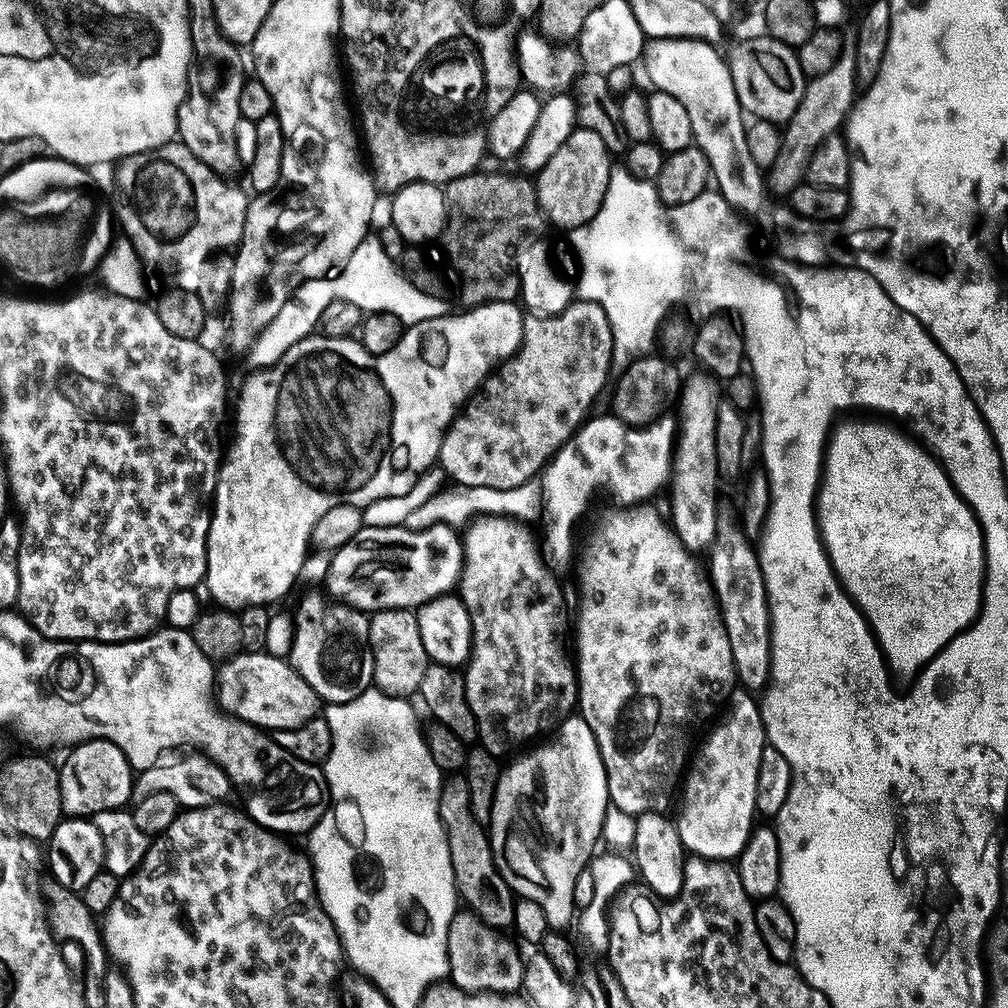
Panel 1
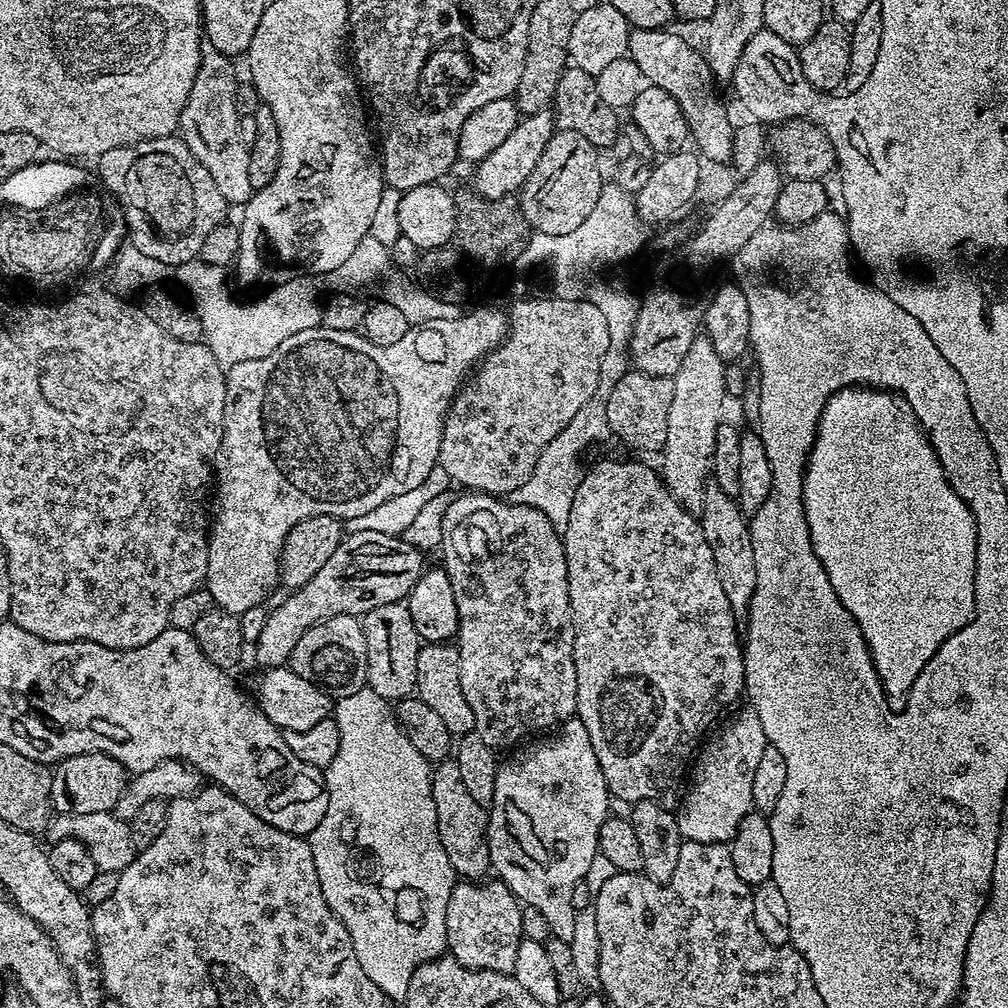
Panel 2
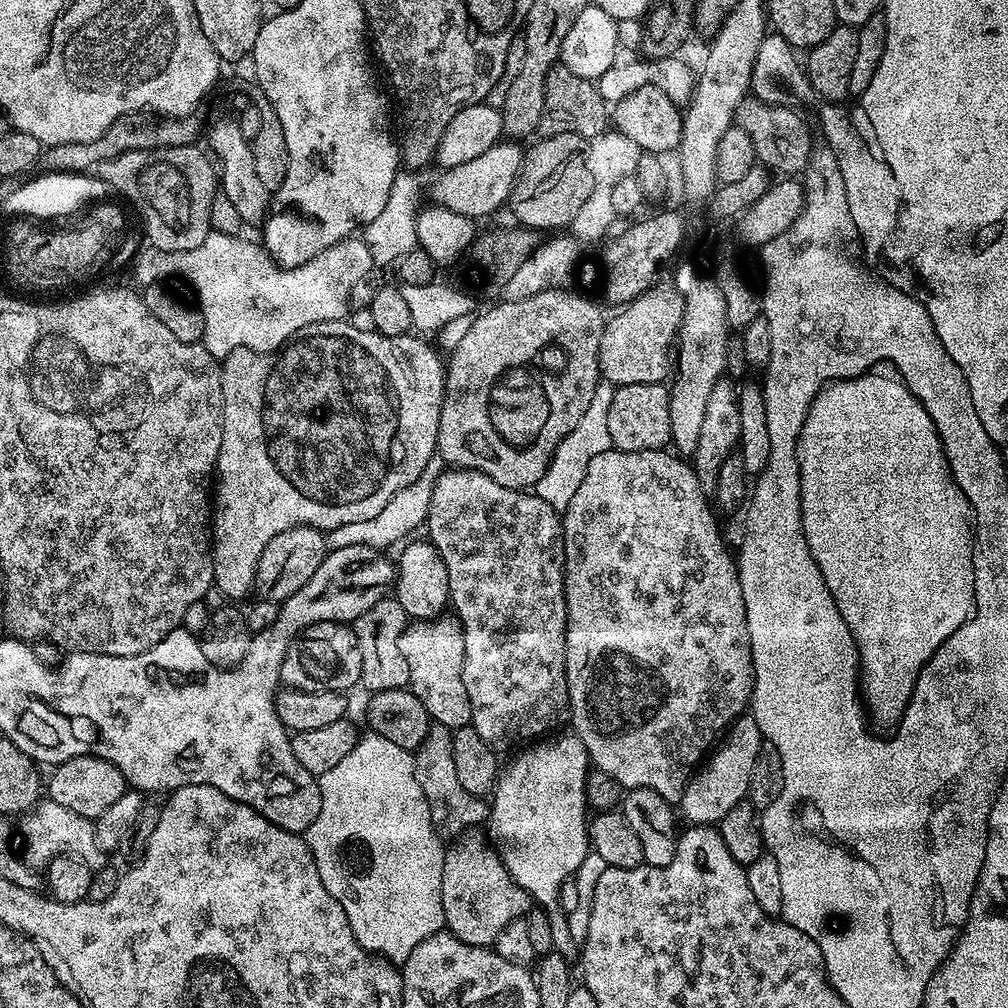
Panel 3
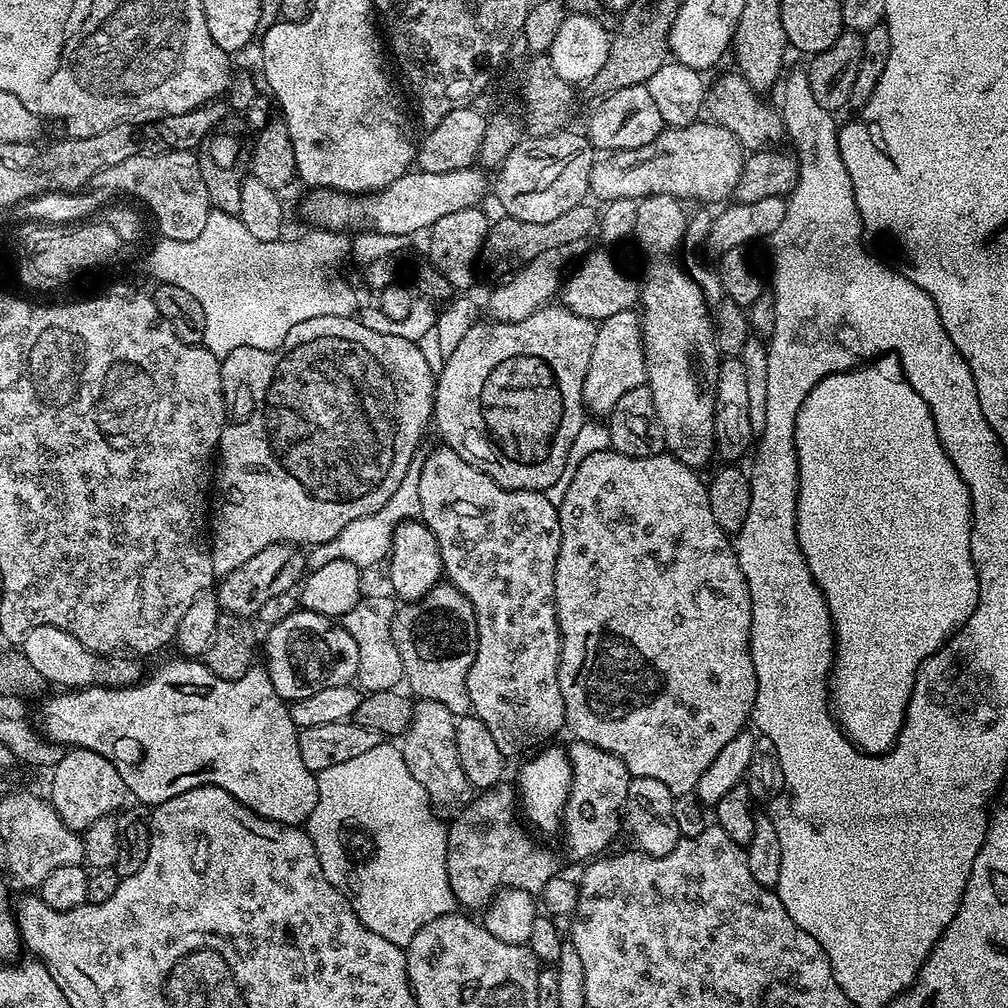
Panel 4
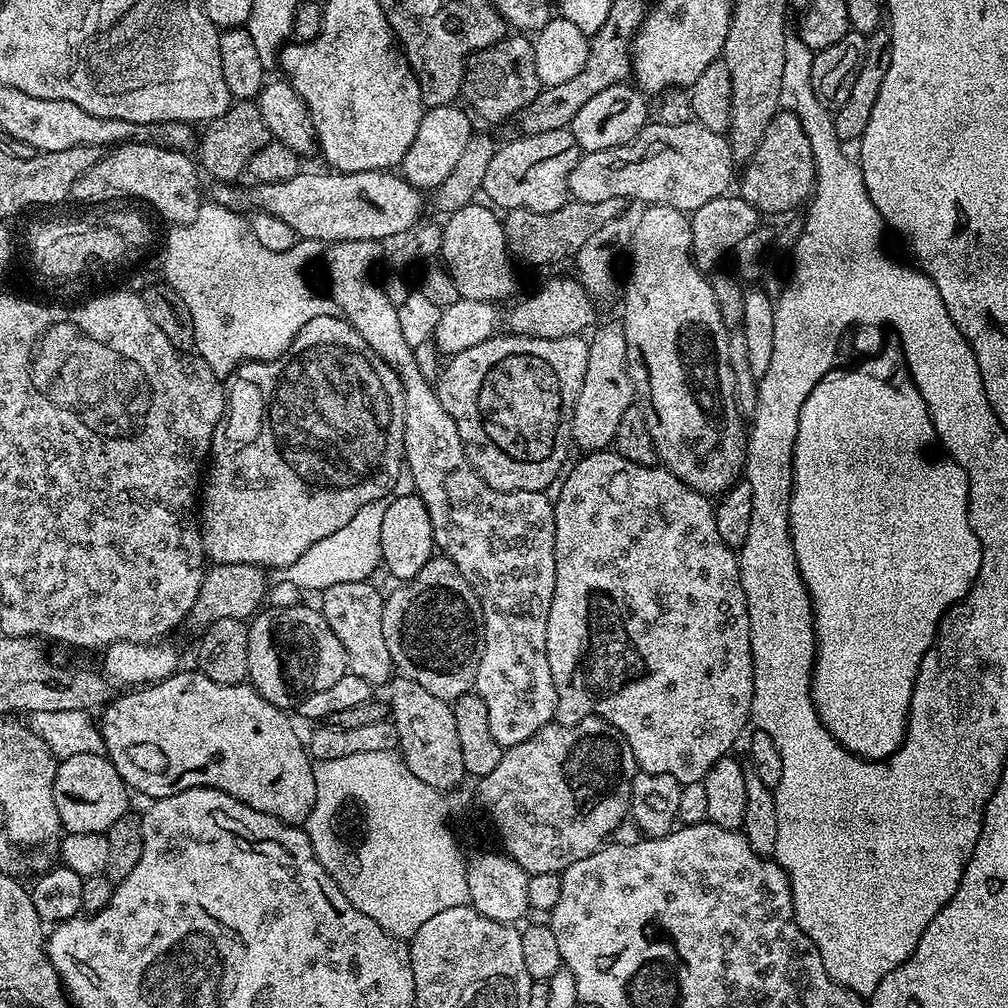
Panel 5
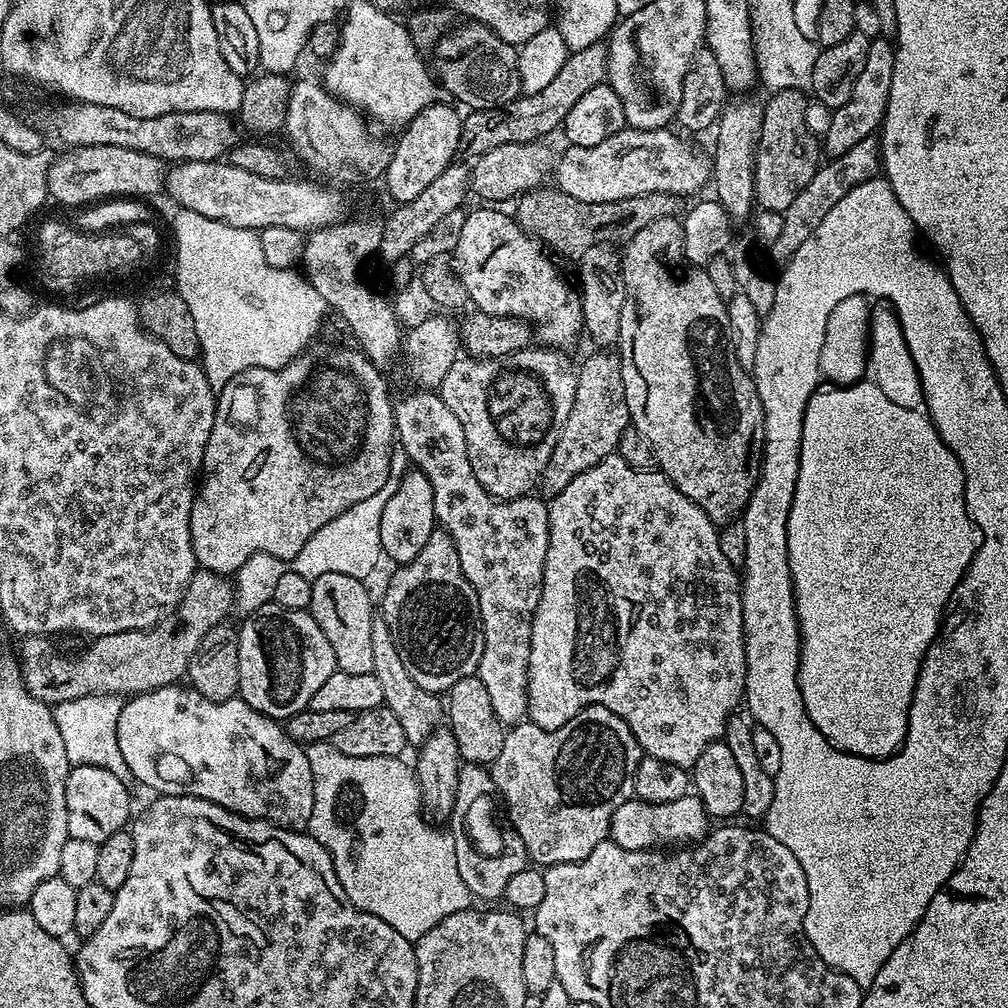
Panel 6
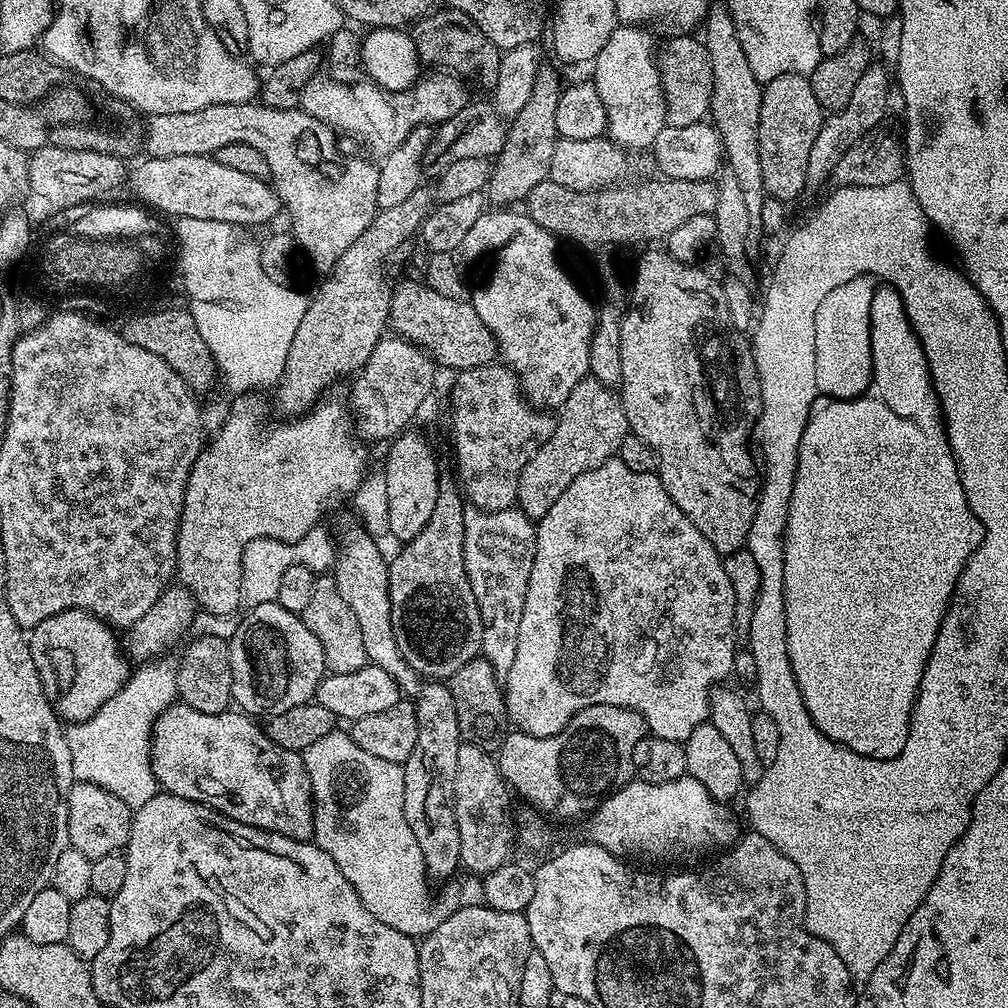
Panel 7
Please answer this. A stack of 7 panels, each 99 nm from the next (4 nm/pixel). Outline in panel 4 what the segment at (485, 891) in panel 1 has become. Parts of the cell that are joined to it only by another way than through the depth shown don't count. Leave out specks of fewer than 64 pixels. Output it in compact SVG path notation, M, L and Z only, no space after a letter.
M417 699L412 705L412 721L402 737L402 751L410 774L426 790L428 801L437 813L448 818L464 809L474 795L471 782L462 774L462 762L458 762L456 721L457 717L442 702Z

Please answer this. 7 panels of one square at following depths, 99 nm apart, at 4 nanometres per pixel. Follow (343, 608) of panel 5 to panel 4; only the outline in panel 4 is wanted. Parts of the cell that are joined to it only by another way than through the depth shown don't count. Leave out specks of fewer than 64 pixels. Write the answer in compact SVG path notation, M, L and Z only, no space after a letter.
M365 595L354 606L354 610L342 617L343 628L358 646L358 674L355 683L365 693L391 692L399 685L396 683L404 680L402 658L398 658L398 646L394 646L392 637L392 623L398 604L391 595L388 596Z

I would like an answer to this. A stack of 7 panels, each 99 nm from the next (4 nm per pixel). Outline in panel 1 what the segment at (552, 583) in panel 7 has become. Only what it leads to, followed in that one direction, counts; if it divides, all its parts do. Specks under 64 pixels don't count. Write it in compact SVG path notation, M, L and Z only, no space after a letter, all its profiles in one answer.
M648 502L631 506L617 507L617 512L608 513L600 524L600 529L589 540L584 557L580 560L580 617L576 620L576 650L574 667L578 685L578 712L594 730L602 762L606 766L606 782L611 807L622 810L633 818L643 812L664 812L667 804L674 800L674 793L682 780L686 761L690 756L692 731L715 710L729 699L737 683L734 656L730 654L730 638L724 629L724 620L720 616L720 606L716 603L716 594L712 591L711 579L706 575L695 555L680 541L680 536L671 523L653 505Z

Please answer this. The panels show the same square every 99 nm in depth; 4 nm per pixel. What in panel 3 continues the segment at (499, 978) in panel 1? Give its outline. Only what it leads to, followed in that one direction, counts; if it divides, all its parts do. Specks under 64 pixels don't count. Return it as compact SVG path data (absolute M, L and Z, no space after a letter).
M466 832L447 845L442 866L442 910L447 931L470 946L486 948L495 945L506 926L527 917L534 901L516 884L489 837L481 832Z

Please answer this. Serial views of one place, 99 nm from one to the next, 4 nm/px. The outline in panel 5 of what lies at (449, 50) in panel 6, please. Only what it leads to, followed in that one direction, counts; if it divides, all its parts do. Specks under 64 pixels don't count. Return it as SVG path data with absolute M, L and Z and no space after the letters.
M512 35L476 53L464 70L462 96L463 99L468 99L467 107L477 117L480 115L492 124L506 119L507 116L515 117L530 102L534 102L534 98L542 90L534 62L535 43L527 35Z

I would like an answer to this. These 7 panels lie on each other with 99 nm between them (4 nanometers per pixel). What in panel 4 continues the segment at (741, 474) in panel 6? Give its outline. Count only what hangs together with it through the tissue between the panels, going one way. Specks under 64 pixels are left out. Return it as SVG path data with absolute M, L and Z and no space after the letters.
M670 194L649 195L637 201L638 222L634 240L640 243L642 251L648 255L648 265L644 268L645 280L639 285L639 307L642 311L644 330L644 357L648 367L646 386L654 398L659 421L662 422L664 447L686 466L703 469L708 459L713 459L716 451L716 383L720 369L720 347L716 345L716 329L709 305L702 290L688 276L681 261L672 255L684 244L684 231L688 225L688 214L683 203Z

